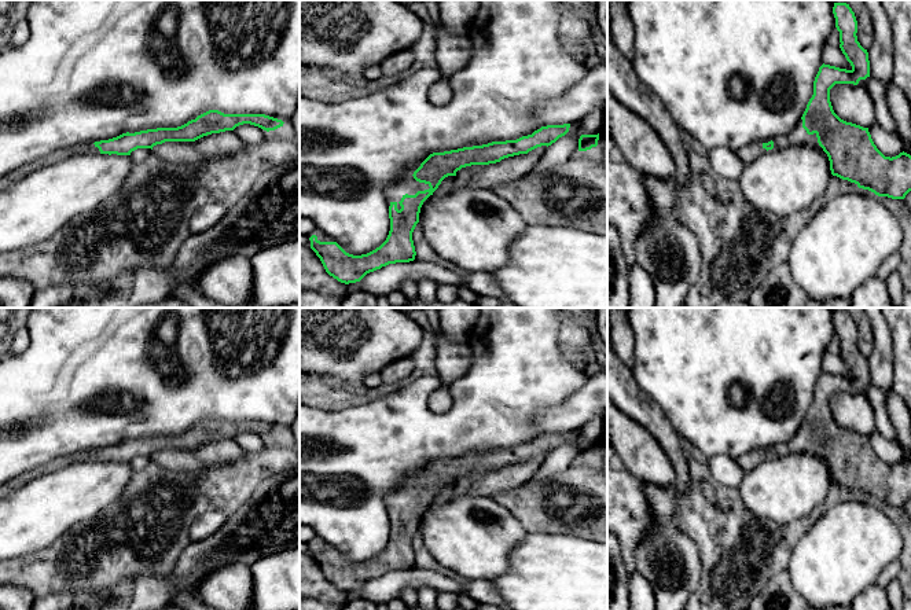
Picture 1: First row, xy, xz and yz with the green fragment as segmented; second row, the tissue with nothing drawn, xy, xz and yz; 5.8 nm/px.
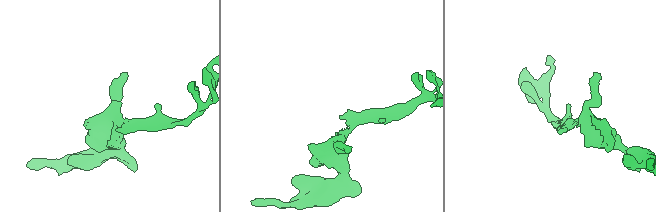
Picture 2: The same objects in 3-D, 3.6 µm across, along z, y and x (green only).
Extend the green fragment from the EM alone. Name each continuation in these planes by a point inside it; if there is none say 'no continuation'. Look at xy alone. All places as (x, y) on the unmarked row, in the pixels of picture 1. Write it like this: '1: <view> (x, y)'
1: xy (91, 456)

